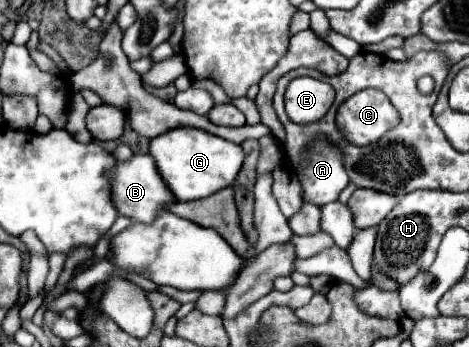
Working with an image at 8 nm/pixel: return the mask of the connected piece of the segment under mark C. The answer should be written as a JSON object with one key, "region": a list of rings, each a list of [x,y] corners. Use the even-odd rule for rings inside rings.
{"region":[[[374,88],[364,89],[346,99],[336,115],[338,129],[354,145],[372,145],[398,125],[398,111],[386,95]]]}

